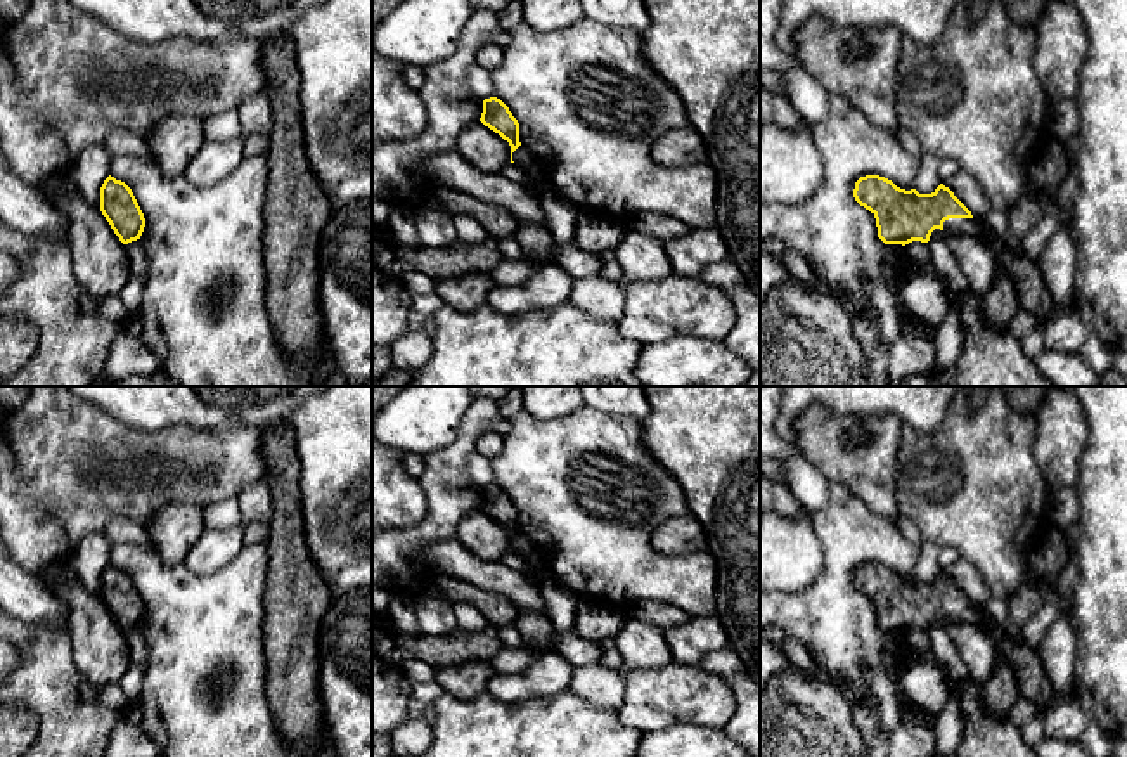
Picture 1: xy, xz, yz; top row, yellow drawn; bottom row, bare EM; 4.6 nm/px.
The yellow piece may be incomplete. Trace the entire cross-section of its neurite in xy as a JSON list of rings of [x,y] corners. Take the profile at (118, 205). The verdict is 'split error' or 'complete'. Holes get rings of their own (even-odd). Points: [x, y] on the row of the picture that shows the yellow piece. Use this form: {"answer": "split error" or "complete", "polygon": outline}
{"answer": "complete", "polygon": [[[114,177],[100,187],[100,211],[123,244],[140,239],[145,218],[132,189]]]}

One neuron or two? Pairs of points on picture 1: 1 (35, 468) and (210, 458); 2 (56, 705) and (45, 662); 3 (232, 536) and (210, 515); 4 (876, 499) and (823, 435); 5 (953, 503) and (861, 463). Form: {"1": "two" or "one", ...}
{"1": "one", "2": "one", "3": "two", "4": "one", "5": "two"}

